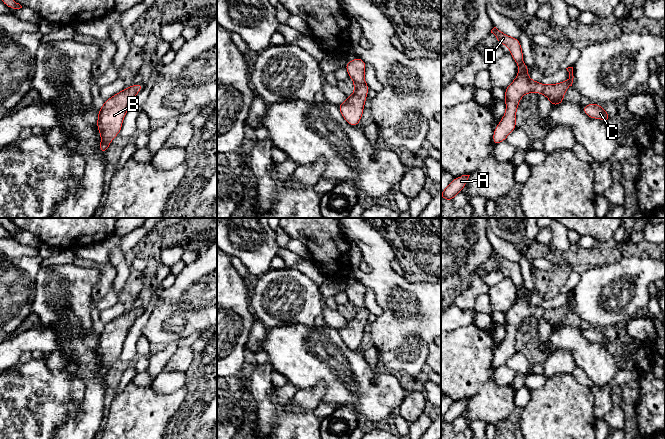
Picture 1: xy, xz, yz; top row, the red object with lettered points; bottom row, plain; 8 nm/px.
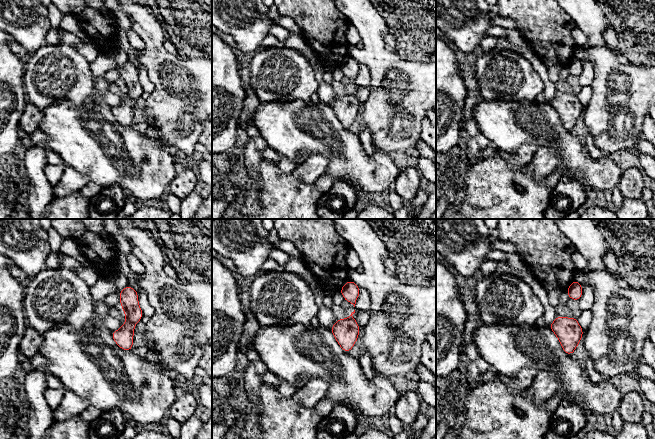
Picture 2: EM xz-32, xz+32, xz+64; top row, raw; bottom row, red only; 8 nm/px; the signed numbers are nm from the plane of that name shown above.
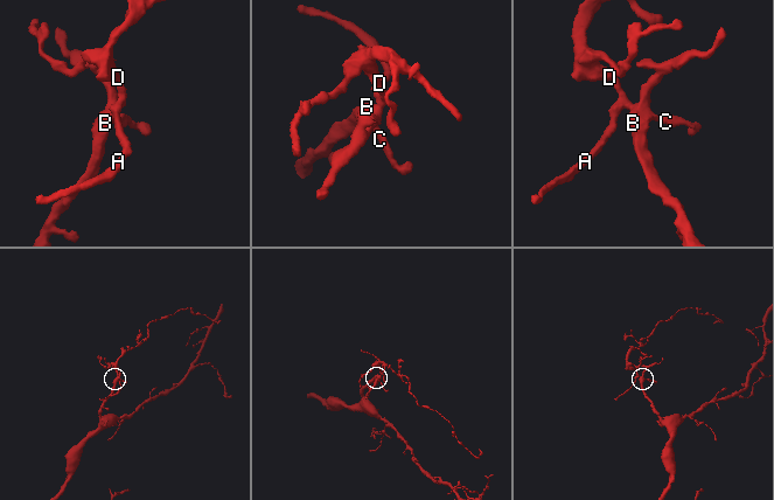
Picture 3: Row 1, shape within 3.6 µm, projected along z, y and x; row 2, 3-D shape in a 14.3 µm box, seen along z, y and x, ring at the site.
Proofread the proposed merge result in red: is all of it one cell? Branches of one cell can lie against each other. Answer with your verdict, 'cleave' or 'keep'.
keep

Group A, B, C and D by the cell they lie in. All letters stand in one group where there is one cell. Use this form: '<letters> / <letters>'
A B C D

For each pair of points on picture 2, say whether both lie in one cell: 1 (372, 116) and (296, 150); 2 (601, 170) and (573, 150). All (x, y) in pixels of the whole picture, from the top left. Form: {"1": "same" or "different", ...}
{"1": "different", "2": "same"}

